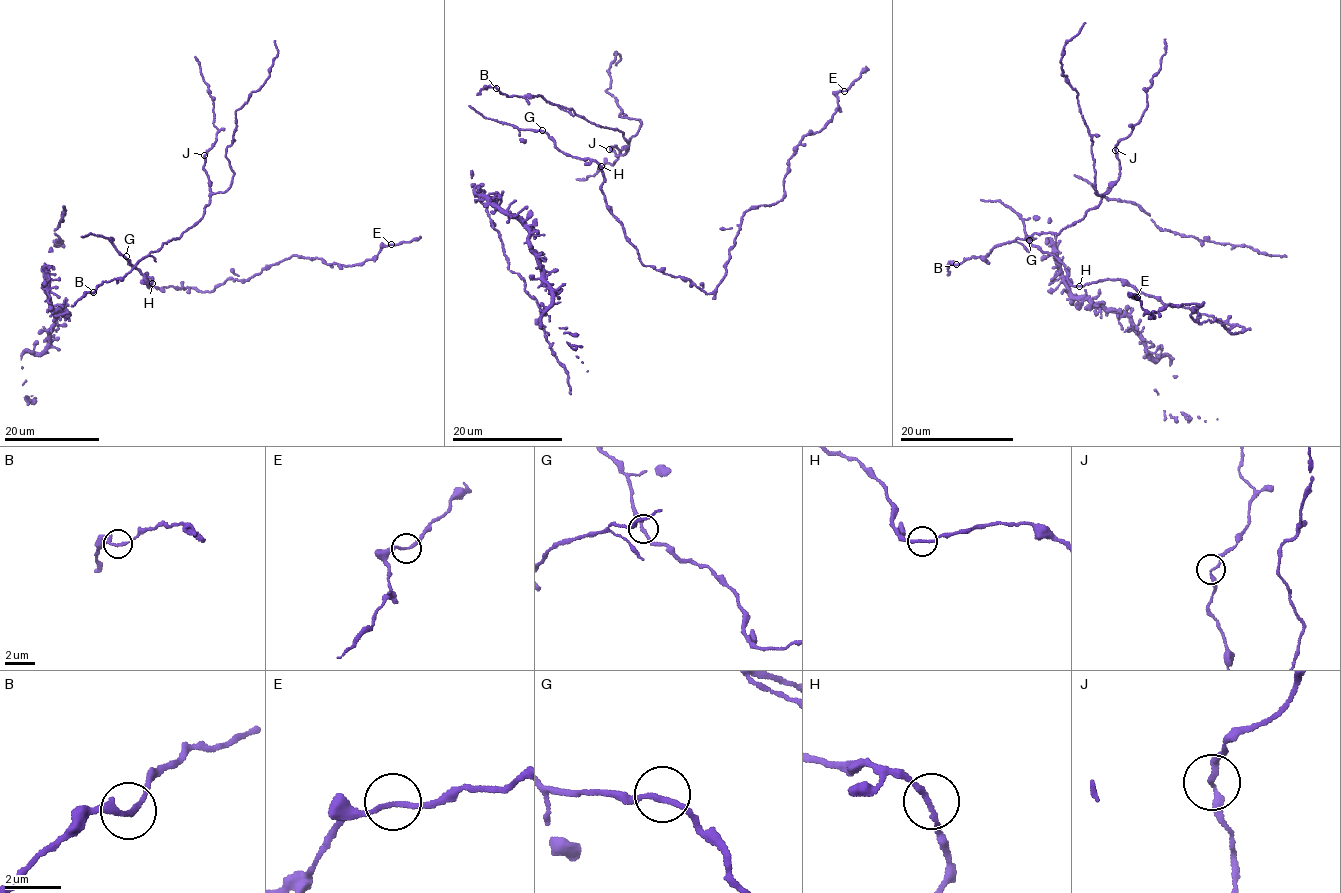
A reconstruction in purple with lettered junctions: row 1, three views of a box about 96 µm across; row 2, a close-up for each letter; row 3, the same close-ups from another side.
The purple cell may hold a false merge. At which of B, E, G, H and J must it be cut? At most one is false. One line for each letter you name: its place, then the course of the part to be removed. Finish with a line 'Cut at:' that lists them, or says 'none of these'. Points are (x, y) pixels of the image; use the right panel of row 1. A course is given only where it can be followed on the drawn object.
E: (1137, 297)
Cut at: E

